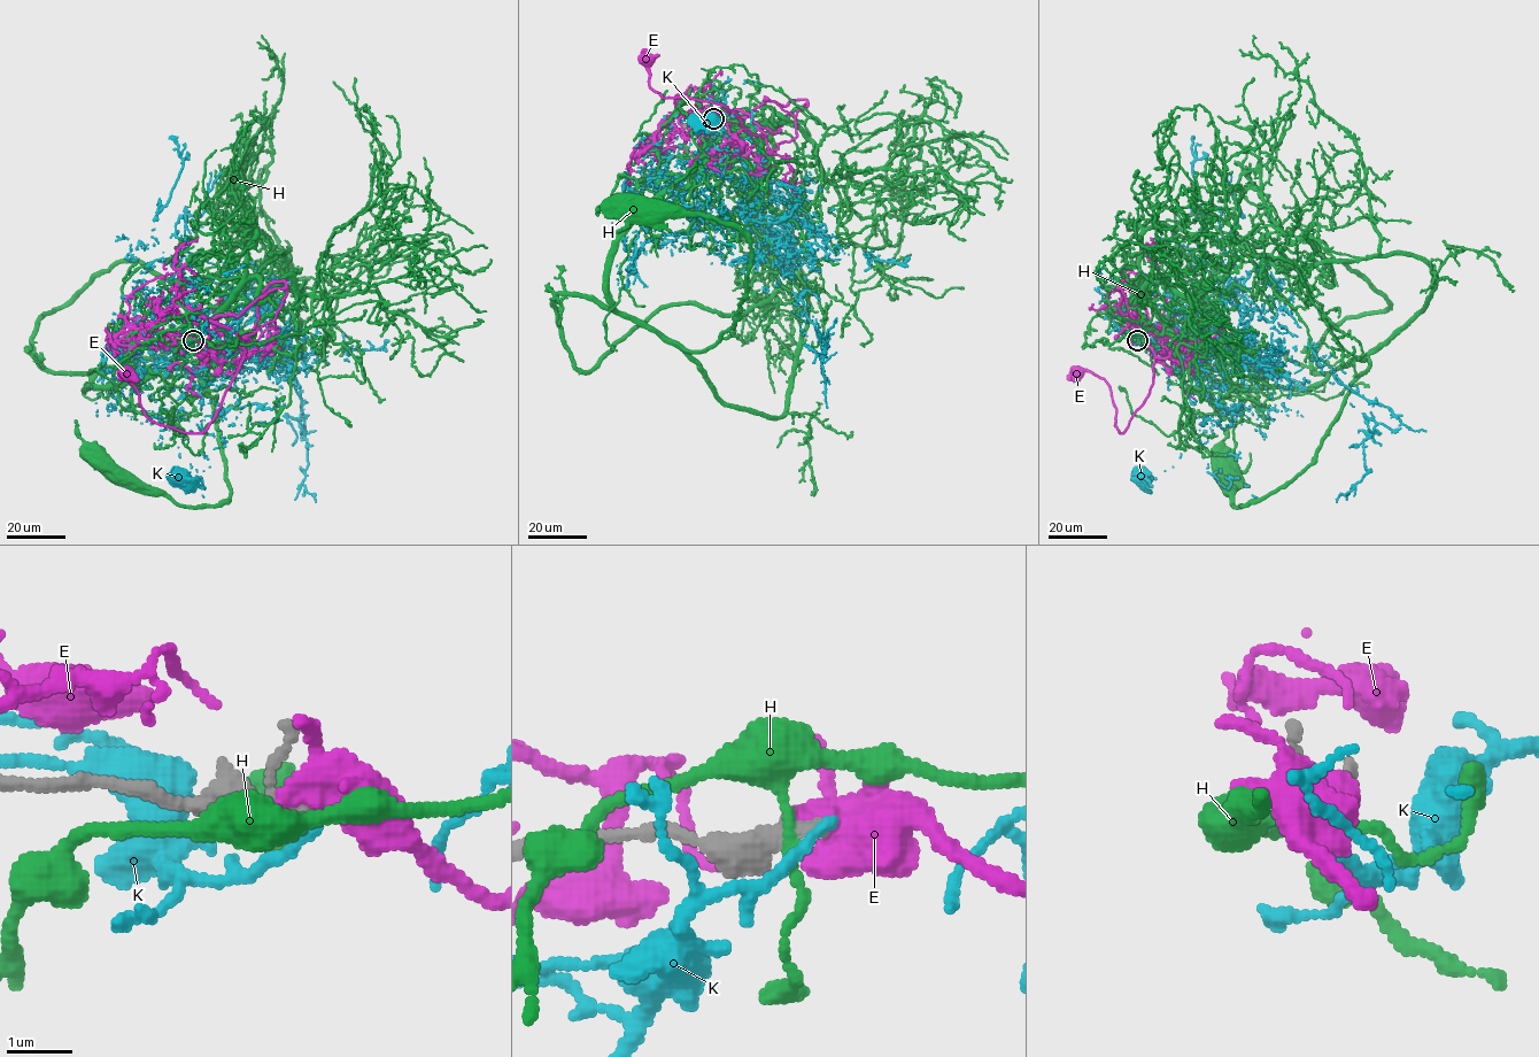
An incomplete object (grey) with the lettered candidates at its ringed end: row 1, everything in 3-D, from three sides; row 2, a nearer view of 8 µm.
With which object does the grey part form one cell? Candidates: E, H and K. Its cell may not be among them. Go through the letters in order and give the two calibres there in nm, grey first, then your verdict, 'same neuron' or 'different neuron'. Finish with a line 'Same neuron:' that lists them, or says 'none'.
E: 280/400 nm | different neuron
H: 320/170 nm | different neuron
K: 220/160 nm | different neuron
Same neuron: none

